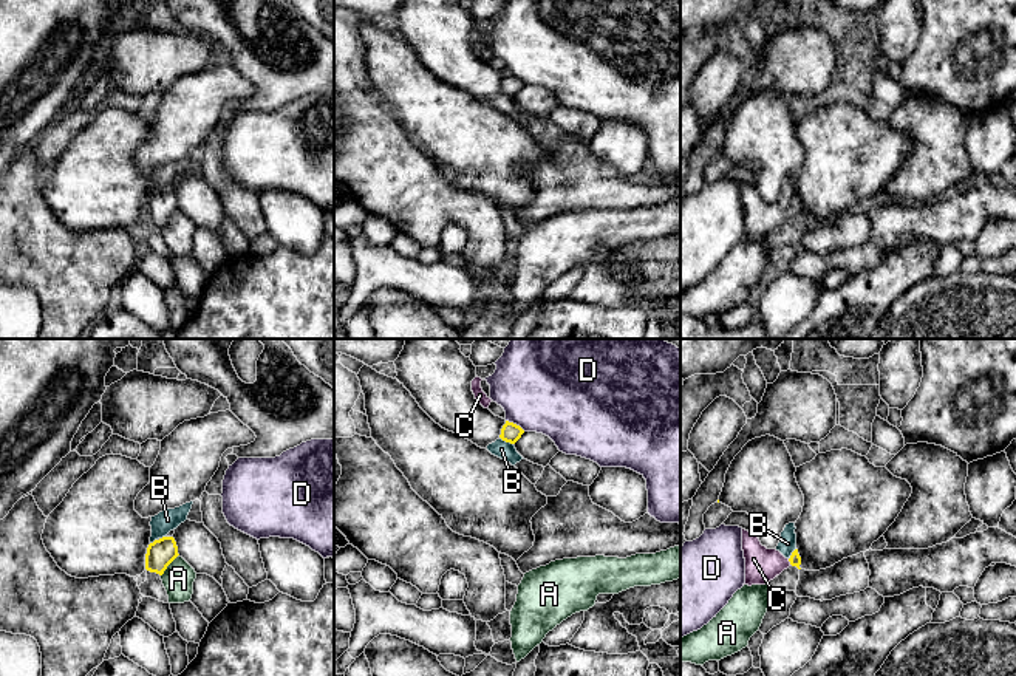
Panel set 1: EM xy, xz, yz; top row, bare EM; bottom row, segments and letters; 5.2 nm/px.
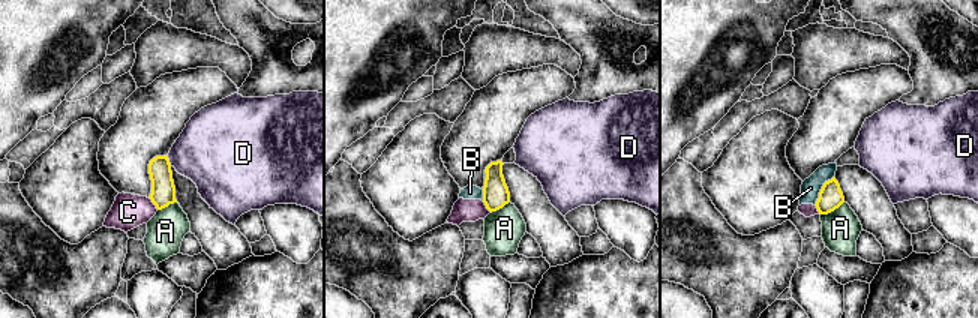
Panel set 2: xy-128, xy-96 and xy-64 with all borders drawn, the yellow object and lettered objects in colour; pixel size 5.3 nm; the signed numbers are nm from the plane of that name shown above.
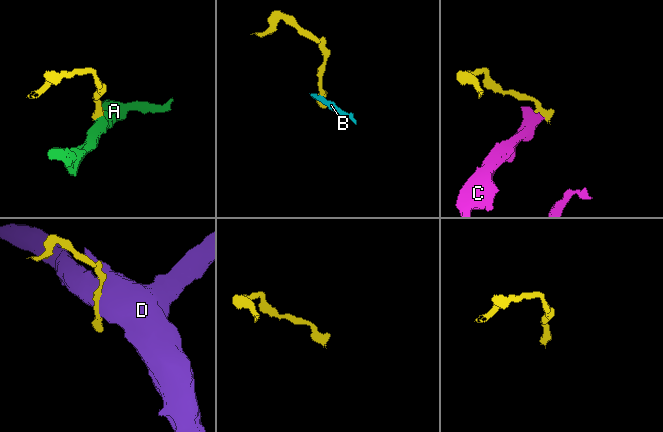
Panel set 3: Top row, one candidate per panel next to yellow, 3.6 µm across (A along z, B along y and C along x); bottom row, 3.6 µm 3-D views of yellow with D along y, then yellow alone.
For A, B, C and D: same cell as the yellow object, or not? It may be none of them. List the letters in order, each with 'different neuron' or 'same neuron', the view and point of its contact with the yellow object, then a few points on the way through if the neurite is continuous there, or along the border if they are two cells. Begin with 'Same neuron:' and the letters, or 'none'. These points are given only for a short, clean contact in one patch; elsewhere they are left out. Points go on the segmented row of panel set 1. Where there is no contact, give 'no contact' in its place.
Same neuron: none
A: different neuron; contact xy (169, 563); border xy (178, 554), (161, 576)
B: different neuron; contact xz (506, 441); border xz (500, 437), (512, 444)
C: different neuron; contact yz (789, 560); border yz (787, 559), (792, 565)
D: different neuron; contact xz (515, 424)

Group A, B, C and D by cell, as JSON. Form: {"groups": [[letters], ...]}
{"groups": [["A"], ["B", "C"], ["D"]]}

